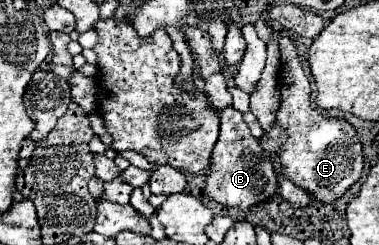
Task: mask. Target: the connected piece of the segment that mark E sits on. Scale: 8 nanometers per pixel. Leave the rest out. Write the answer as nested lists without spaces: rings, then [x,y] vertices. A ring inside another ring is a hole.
[[[289,37],[279,39],[279,49],[281,49],[281,73],[279,73],[279,91],[281,91],[281,107],[277,111],[277,125],[281,125],[287,133],[289,139],[283,145],[281,151],[281,161],[285,167],[285,175],[295,183],[301,185],[303,191],[315,195],[323,203],[331,203],[333,199],[341,197],[359,177],[363,171],[363,151],[361,151],[361,141],[357,131],[353,129],[351,123],[345,119],[337,117],[325,117],[321,111],[317,111],[311,105],[311,83],[303,71],[303,65],[299,61],[297,49]]]

